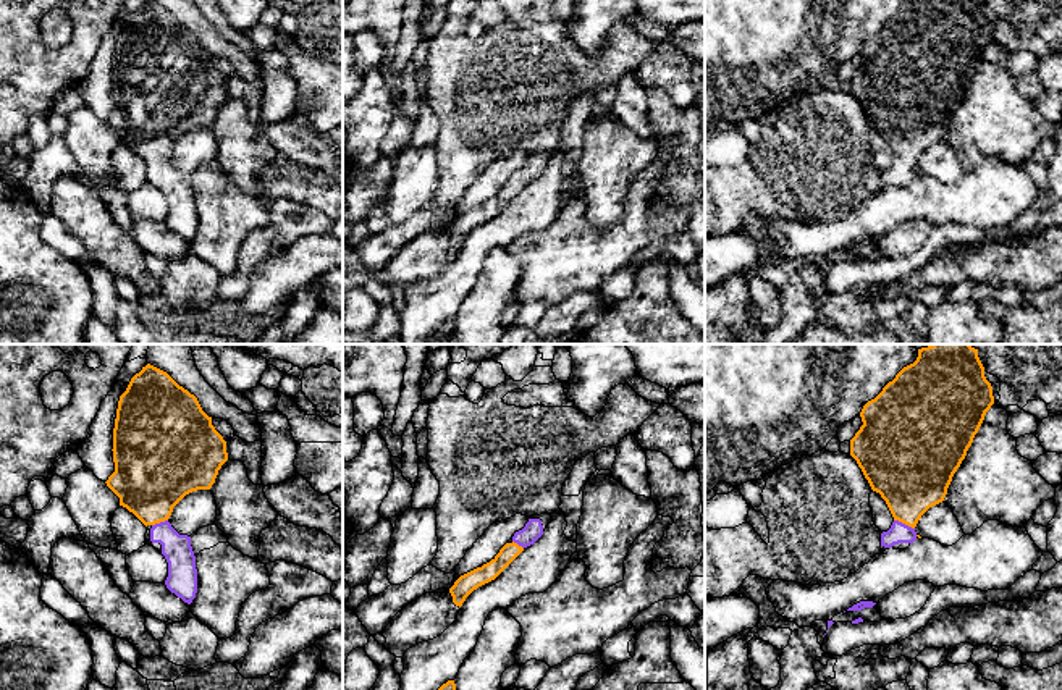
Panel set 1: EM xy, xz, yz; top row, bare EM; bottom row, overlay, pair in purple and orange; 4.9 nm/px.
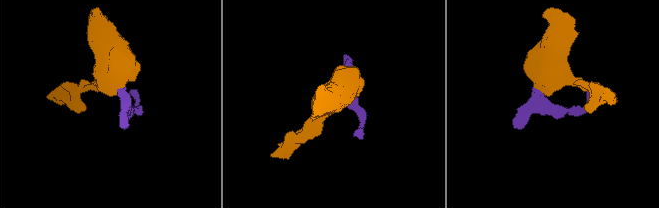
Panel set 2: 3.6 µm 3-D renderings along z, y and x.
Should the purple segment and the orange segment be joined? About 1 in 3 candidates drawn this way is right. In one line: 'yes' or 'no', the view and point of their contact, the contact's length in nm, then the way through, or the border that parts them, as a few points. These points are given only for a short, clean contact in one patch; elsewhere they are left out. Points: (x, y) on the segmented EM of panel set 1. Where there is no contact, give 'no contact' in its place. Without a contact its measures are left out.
yes; contact yz (904, 524); length 120 nm; way yz (899, 532), (904, 524), (912, 475)

